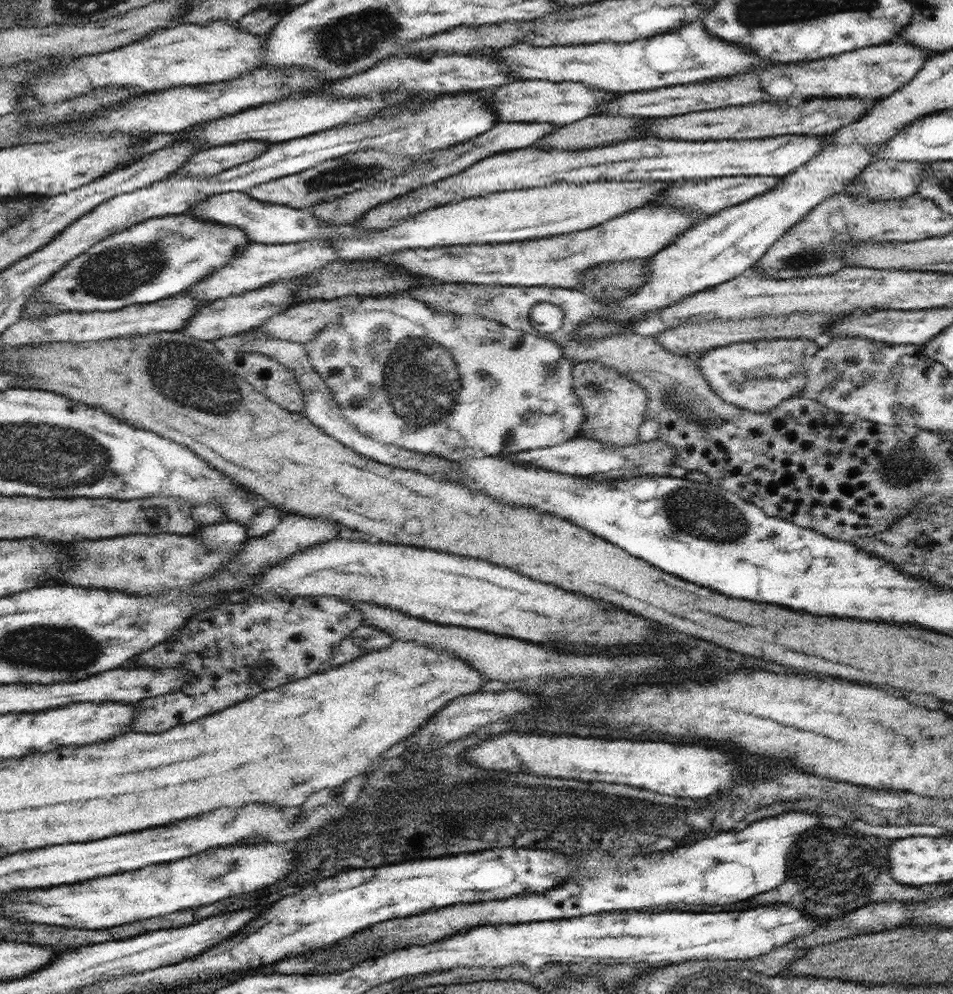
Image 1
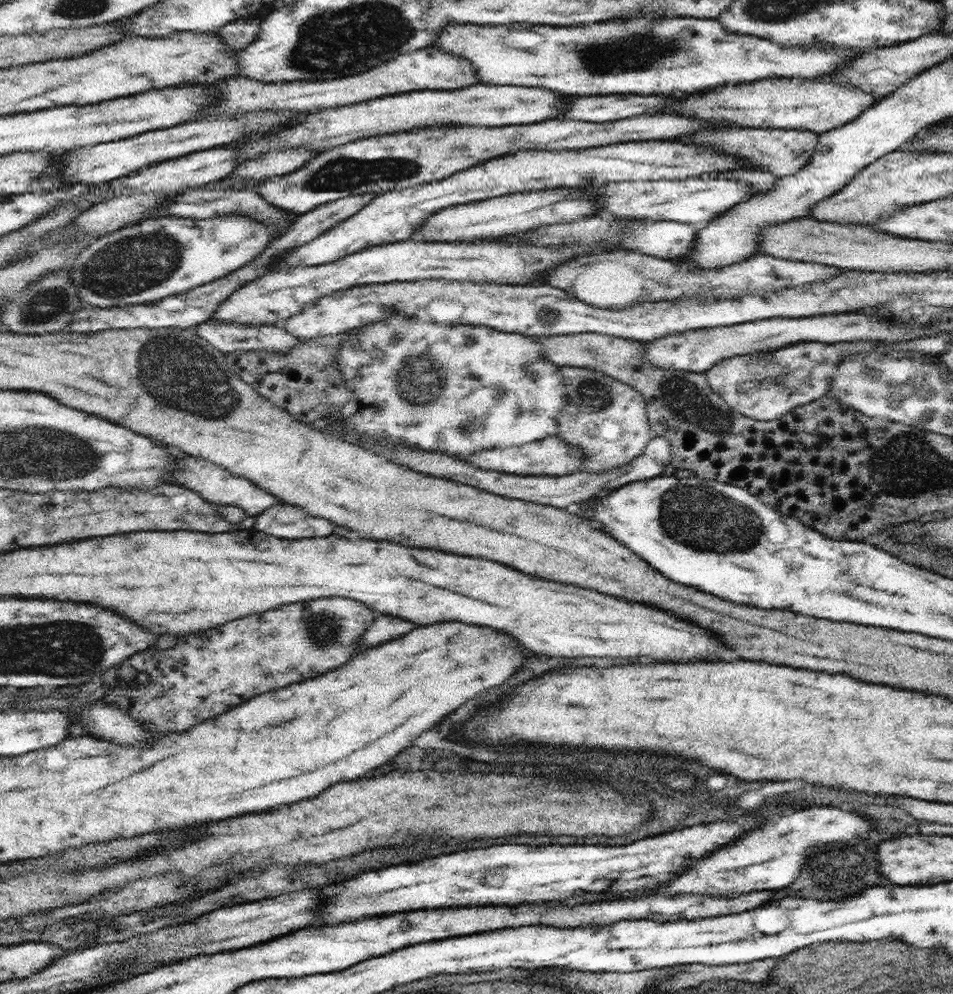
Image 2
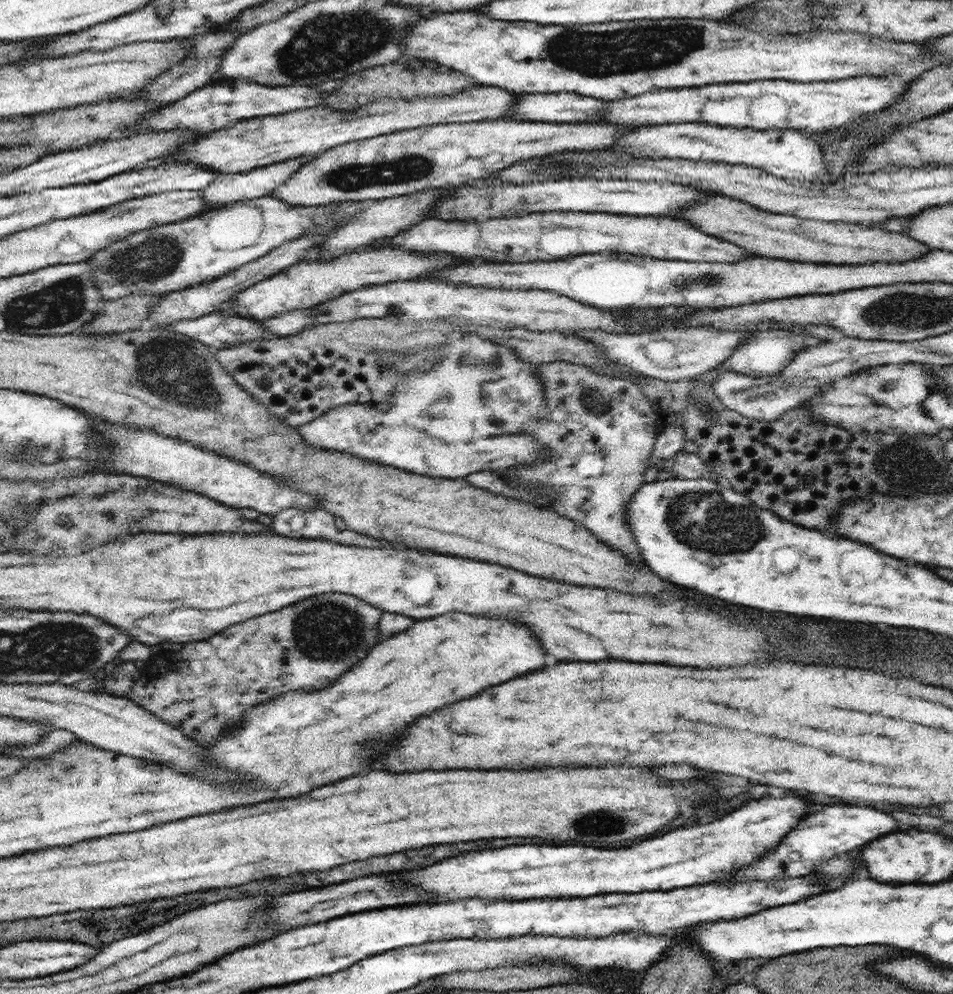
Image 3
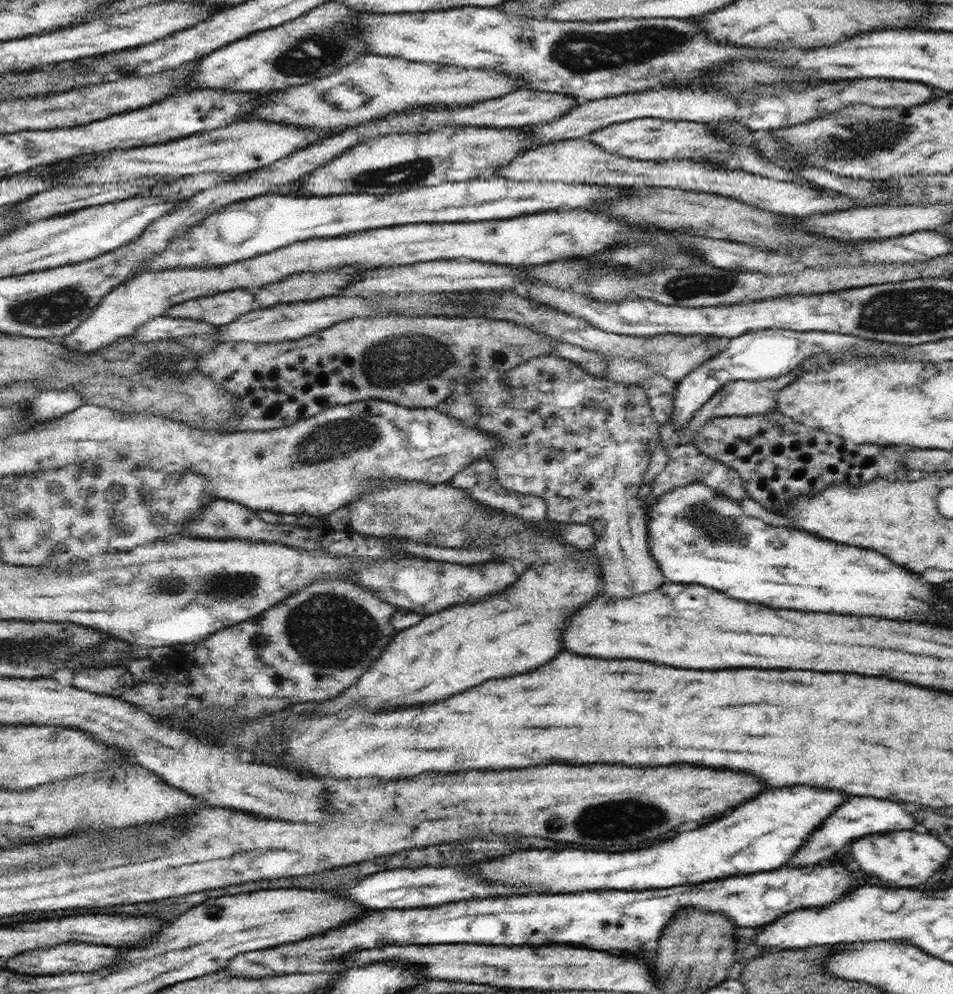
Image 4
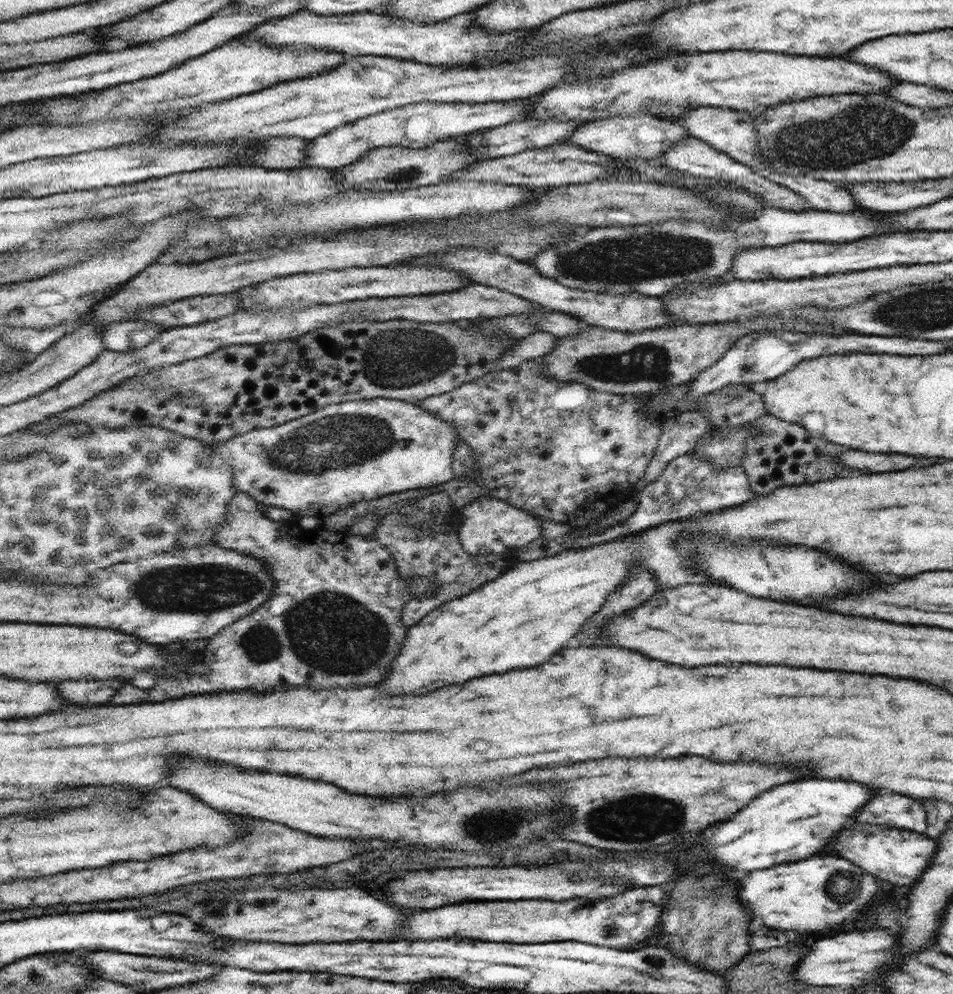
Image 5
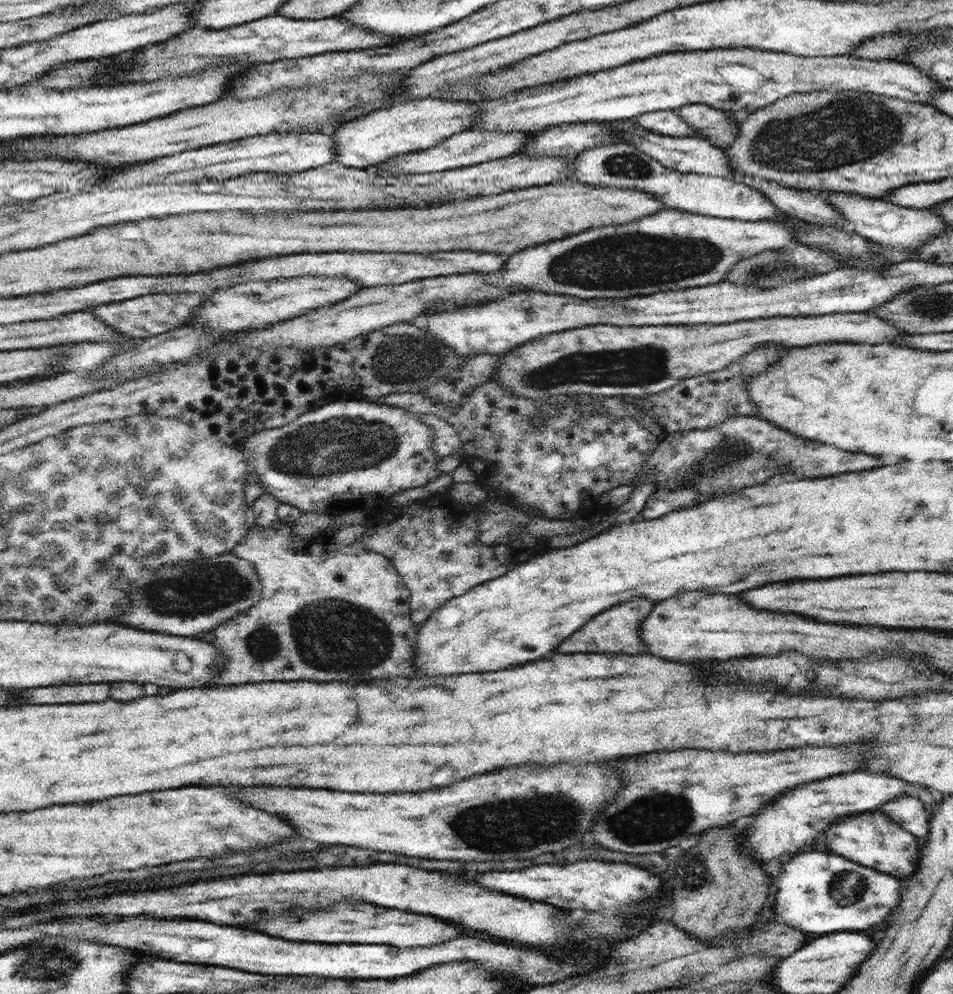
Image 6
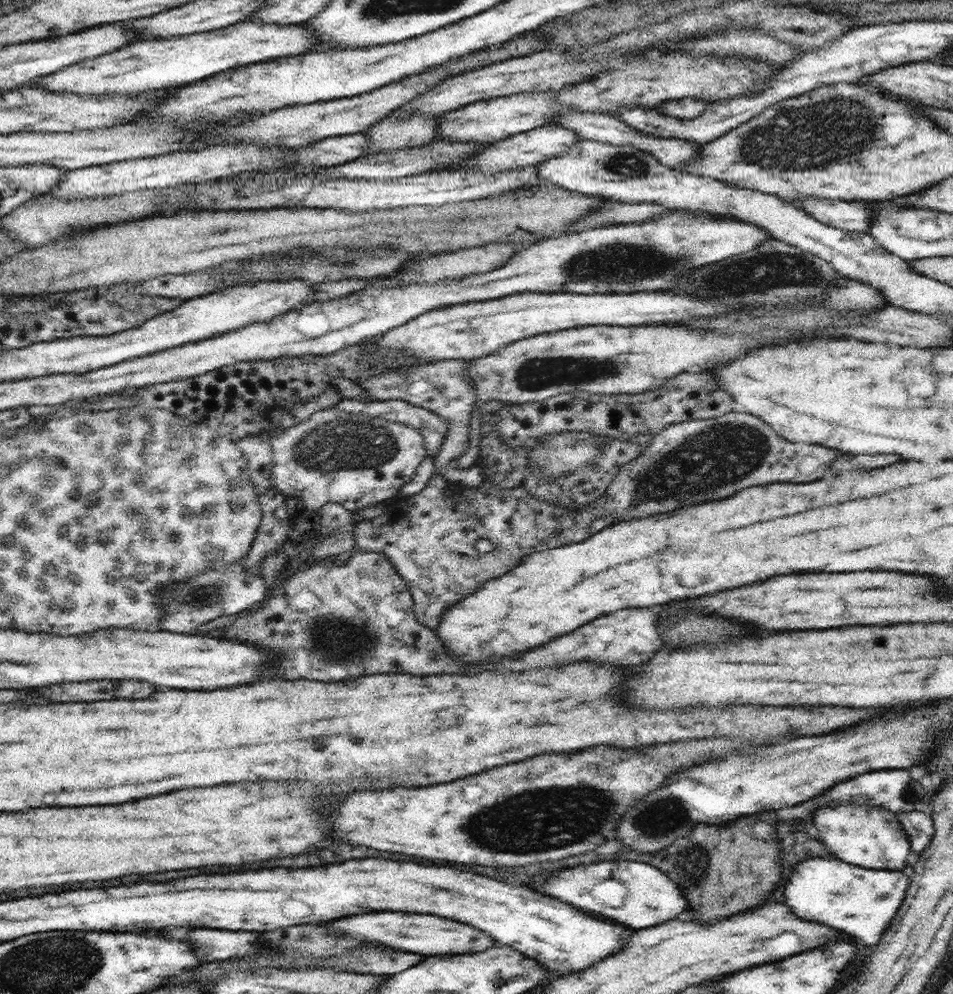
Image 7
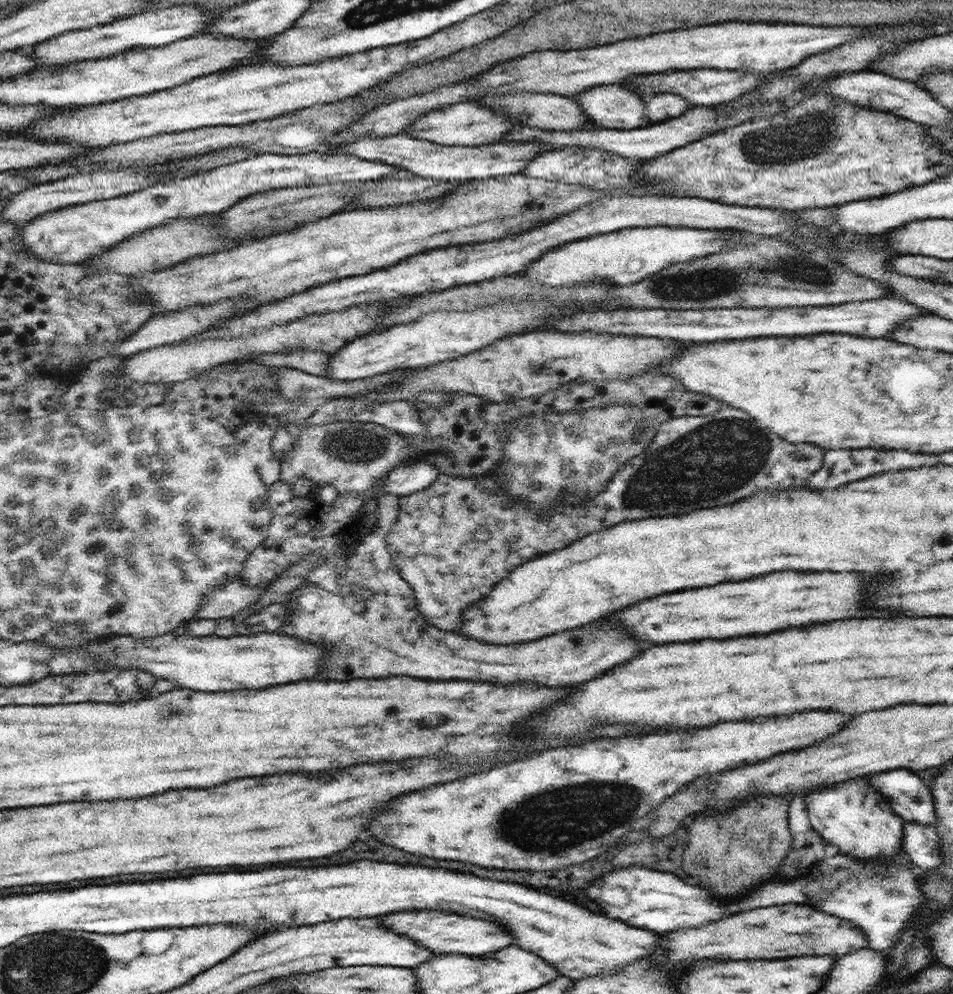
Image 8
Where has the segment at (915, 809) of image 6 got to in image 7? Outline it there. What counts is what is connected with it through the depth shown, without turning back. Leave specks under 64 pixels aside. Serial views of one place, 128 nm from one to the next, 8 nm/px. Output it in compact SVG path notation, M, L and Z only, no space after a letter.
M928 809L900 812L896 816L901 822L904 832L908 835L913 857L922 854L931 844L932 837L935 835L933 818Z

